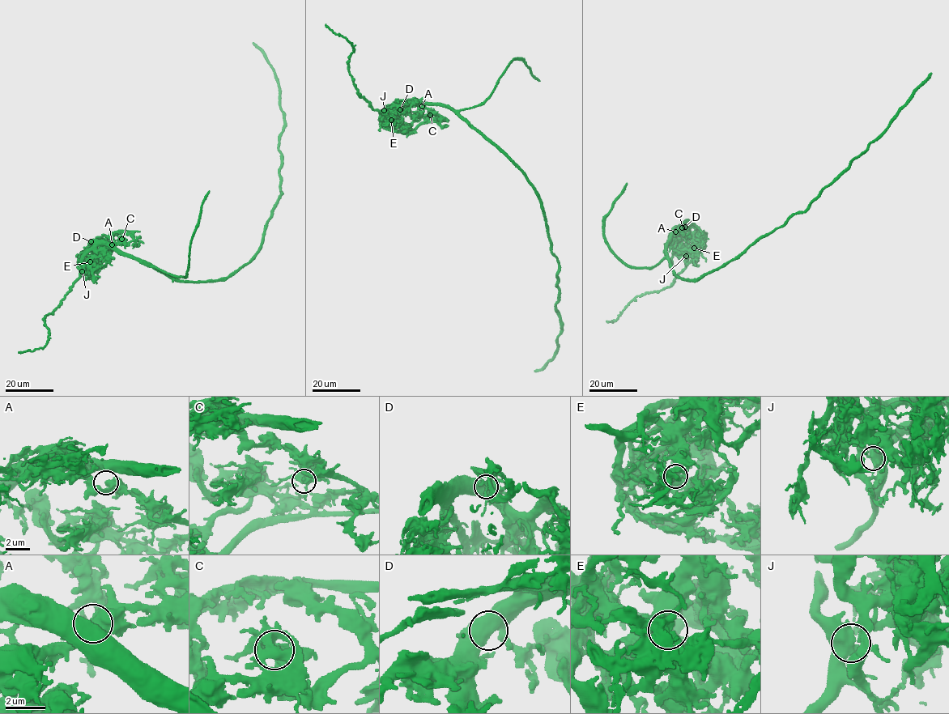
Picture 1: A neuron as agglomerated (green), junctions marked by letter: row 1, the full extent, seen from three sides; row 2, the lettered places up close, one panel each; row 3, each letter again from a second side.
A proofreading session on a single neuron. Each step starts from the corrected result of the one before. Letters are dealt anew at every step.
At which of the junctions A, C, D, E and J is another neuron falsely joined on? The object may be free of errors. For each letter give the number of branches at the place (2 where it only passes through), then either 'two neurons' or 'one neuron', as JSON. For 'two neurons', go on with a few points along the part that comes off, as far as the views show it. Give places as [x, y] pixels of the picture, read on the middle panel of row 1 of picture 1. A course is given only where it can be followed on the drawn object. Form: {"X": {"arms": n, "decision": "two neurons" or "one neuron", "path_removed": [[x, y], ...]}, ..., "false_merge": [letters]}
{"A": {"arms": 3, "decision": "one neuron"}, "C": {"arms": 3, "decision": "one neuron"}, "D": {"arms": 3, "decision": "one neuron"}, "E": {"arms": 3, "decision": "one neuron"}, "J": {"arms": 3, "decision": "two neurons", "path_removed": [[384, 110], [374, 110], [357, 91], [349, 70], [349, 57], [354, 51], [351, 43], [334, 34], [325, 24]]}, "false_merge": ["J"]}

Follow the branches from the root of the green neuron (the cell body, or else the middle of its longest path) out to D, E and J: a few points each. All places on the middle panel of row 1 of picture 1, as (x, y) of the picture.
D: (518, 167), (450, 108), (412, 103), (400, 109)
E: (518, 167), (450, 108), (408, 104), (402, 108), (395, 119), (391, 120)
J: (518, 167), (450, 108), (408, 103), (389, 105), (384, 110)

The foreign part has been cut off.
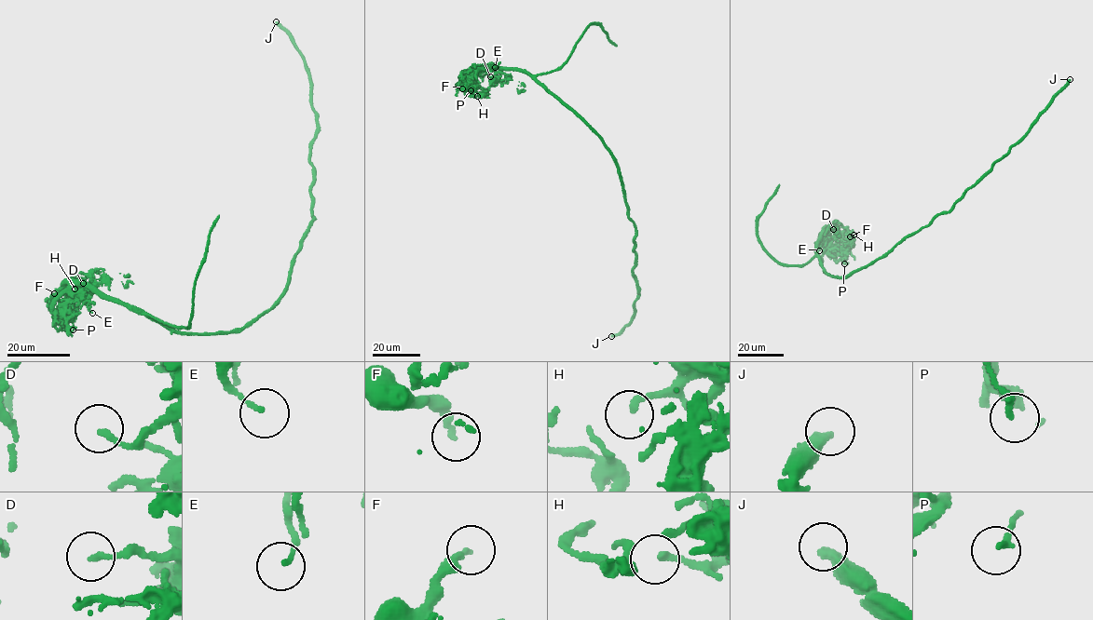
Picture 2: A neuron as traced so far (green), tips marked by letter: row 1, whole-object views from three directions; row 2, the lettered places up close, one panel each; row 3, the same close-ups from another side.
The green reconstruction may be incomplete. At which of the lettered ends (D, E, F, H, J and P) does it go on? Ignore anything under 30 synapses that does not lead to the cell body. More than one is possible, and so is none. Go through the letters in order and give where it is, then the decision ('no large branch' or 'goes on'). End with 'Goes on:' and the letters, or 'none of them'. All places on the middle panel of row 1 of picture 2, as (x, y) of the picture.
D: at (490, 76); no large branch
E: at (495, 67); no large branch
F: at (462, 88); goes on
H: at (477, 96); no large branch
J: at (611, 336); goes on
P: at (471, 90); no large branch
Goes on: F, J

